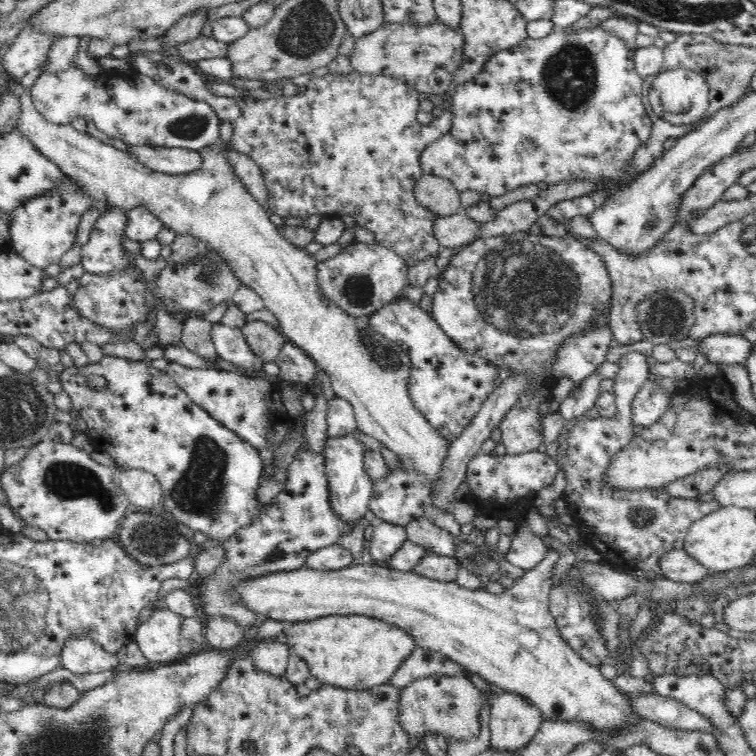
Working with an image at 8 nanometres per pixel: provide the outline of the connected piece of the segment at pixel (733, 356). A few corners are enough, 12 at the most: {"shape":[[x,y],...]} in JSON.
{"shape":[[710,335],[696,352],[744,366],[753,343],[742,335]]}

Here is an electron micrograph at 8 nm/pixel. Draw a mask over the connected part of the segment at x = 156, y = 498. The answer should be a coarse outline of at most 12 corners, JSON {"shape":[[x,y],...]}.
{"shape":[[121,470],[119,485],[132,510],[162,503],[151,472]]}

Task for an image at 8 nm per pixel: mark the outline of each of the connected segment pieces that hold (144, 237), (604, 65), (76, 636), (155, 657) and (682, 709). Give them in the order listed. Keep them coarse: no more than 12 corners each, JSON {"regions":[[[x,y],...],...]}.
{"regions":[[[141,206],[127,211],[123,236],[140,243],[154,240],[163,227]],[[555,26],[453,88],[420,171],[613,181],[651,135],[626,42]],[[86,631],[65,641],[60,666],[74,674],[119,664]],[[153,610],[133,640],[152,662],[181,655],[182,615]],[[628,694],[644,718],[670,730],[716,734],[710,717],[680,700]]]}

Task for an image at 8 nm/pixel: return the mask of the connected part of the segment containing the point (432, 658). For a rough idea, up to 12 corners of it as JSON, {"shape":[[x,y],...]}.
{"shape":[[420,648],[401,662],[389,683],[401,689],[432,673],[464,676],[463,667]]}

